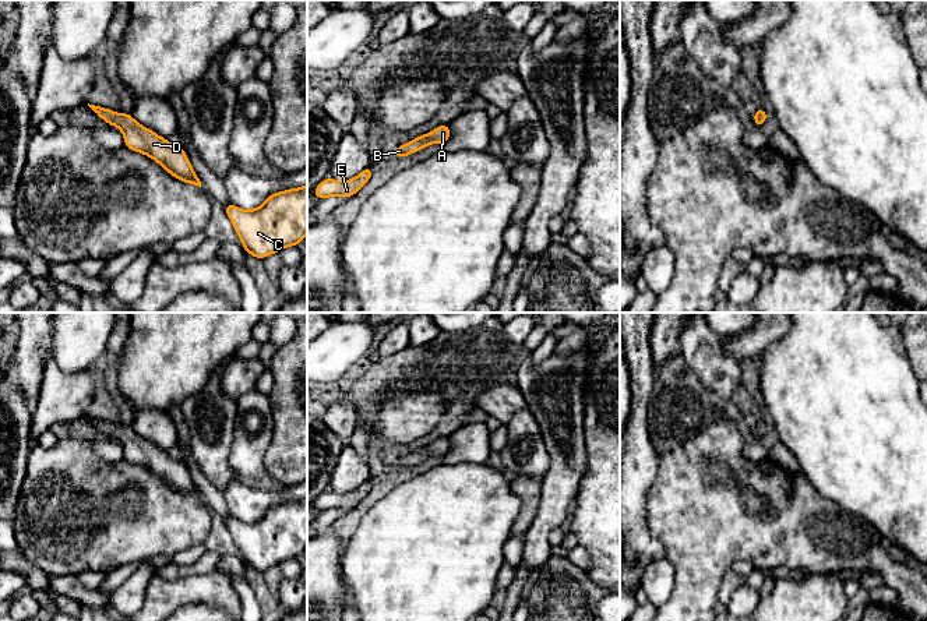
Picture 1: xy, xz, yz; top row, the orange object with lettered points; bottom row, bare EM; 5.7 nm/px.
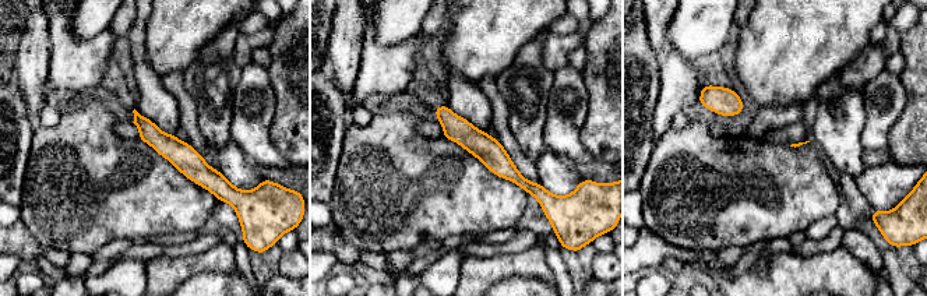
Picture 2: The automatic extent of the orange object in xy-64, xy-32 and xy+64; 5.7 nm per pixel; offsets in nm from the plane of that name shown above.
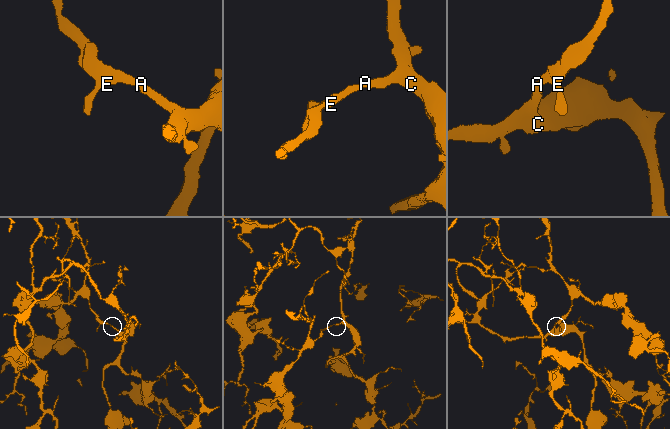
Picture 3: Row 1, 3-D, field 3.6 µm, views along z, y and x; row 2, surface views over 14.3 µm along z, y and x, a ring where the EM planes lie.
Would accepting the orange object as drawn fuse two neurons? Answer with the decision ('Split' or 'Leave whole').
Leave whole

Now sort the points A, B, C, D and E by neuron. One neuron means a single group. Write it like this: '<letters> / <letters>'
A B C D E

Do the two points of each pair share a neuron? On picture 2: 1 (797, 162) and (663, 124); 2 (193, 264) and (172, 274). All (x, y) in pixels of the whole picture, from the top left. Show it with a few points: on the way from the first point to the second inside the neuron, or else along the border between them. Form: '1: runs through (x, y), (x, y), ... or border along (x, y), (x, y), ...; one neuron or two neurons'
1: border along (670, 126), (655, 143); two neurons
2: runs through (187, 265), (178, 270); one neuron

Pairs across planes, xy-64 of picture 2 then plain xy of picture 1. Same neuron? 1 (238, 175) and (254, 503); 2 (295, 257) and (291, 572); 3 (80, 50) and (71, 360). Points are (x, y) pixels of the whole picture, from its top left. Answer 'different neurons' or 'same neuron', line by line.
1: same neuron
2: different neurons
3: different neurons

